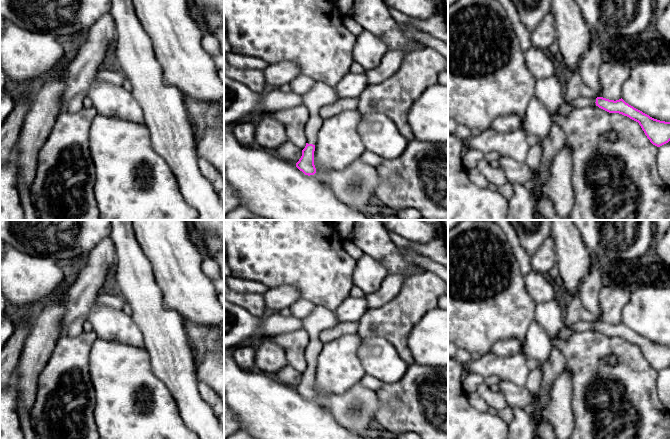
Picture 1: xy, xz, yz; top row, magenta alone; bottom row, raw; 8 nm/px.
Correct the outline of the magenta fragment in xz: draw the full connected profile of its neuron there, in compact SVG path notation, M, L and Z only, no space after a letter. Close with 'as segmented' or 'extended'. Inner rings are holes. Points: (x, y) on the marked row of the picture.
M306 143L305 148L302 150L302 156L296 163L296 167L308 176L316 173L314 165L314 151L315 145Z; as segmented

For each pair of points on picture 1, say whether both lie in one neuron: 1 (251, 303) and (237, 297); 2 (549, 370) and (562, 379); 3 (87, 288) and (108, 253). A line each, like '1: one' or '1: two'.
1: one
2: two
3: one

